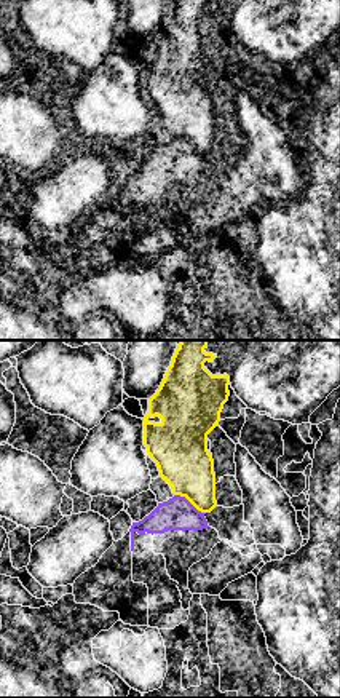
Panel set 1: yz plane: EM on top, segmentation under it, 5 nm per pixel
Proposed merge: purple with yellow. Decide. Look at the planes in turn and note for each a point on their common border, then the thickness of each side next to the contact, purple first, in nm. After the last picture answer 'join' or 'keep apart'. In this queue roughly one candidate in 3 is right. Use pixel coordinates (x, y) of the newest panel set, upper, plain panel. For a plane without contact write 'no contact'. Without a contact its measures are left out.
(189, 144) | 170/280 nm

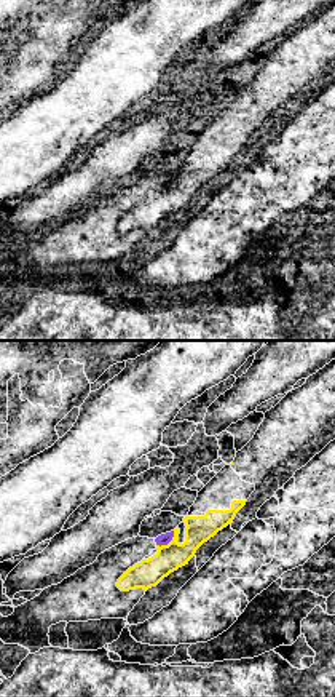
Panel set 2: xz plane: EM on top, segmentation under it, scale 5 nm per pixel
(168, 184) | 60/140 nm

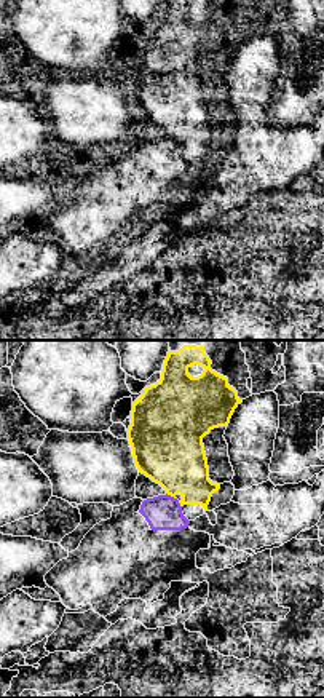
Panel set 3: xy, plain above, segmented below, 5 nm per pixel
(169, 138) | 180/360 nm

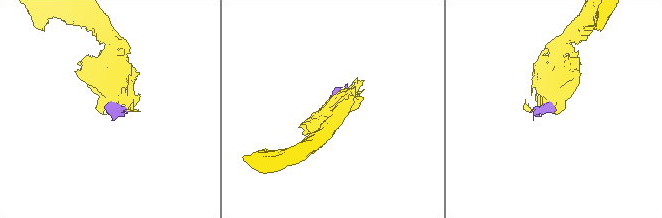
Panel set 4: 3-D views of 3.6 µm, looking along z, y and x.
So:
keep apart

